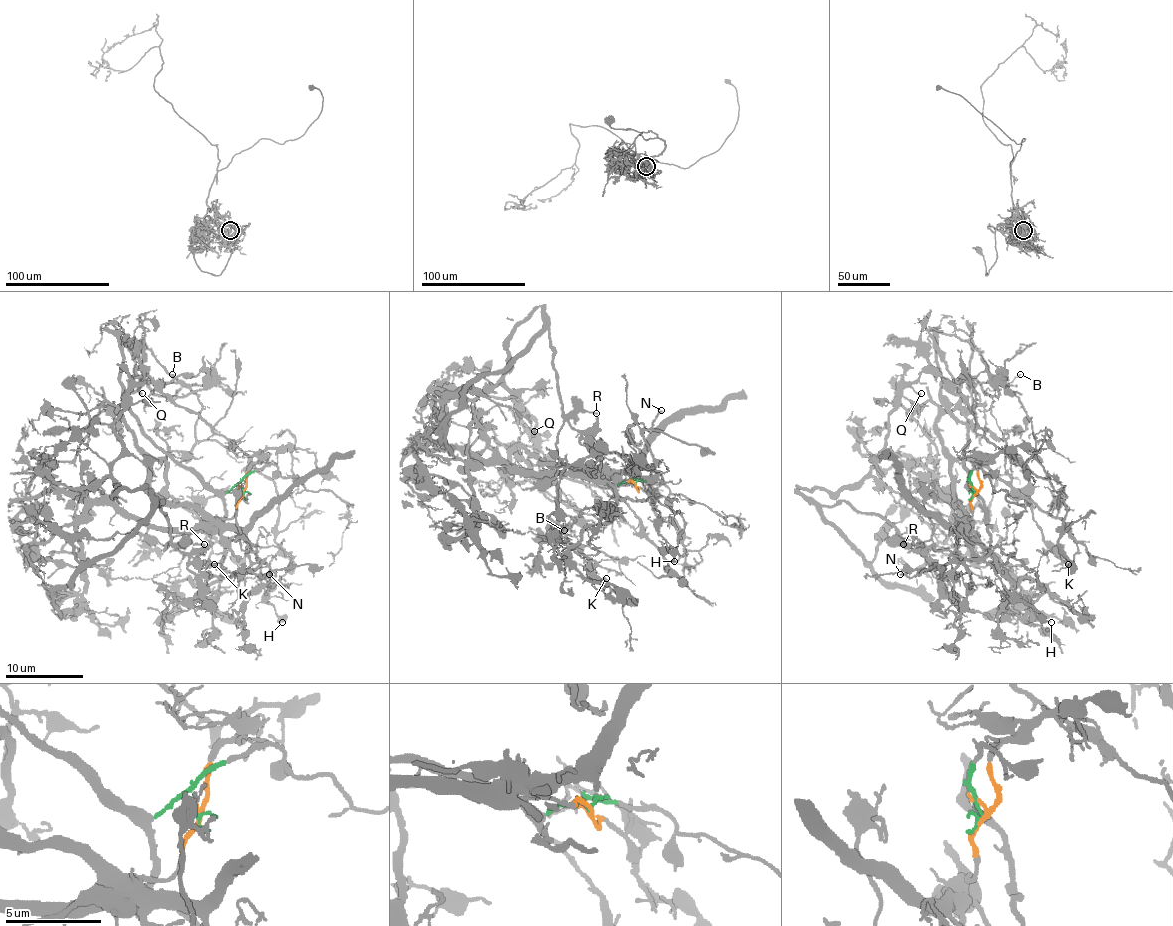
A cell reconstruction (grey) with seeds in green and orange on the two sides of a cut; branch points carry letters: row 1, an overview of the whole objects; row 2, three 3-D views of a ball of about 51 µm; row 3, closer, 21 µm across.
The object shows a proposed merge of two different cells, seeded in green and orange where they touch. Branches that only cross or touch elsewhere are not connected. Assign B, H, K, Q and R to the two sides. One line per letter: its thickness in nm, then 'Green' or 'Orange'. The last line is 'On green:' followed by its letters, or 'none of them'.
B: Thickness 110 nm. Green
H: Thickness 240 nm. Green
K: Thickness 220 nm. Orange
Q: Thickness 130 nm. Orange
R: Thickness 110 nm. Orange
On green: B, H

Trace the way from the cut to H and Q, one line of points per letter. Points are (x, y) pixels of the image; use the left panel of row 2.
H: (241, 489), (236, 484), (224, 495), (224, 521), (247, 544), (267, 583), (265, 599), (282, 622)
Q: (241, 489), (230, 519), (167, 505), (150, 486), (150, 456), (119, 413), (152, 378), (146, 372), (142, 394)

